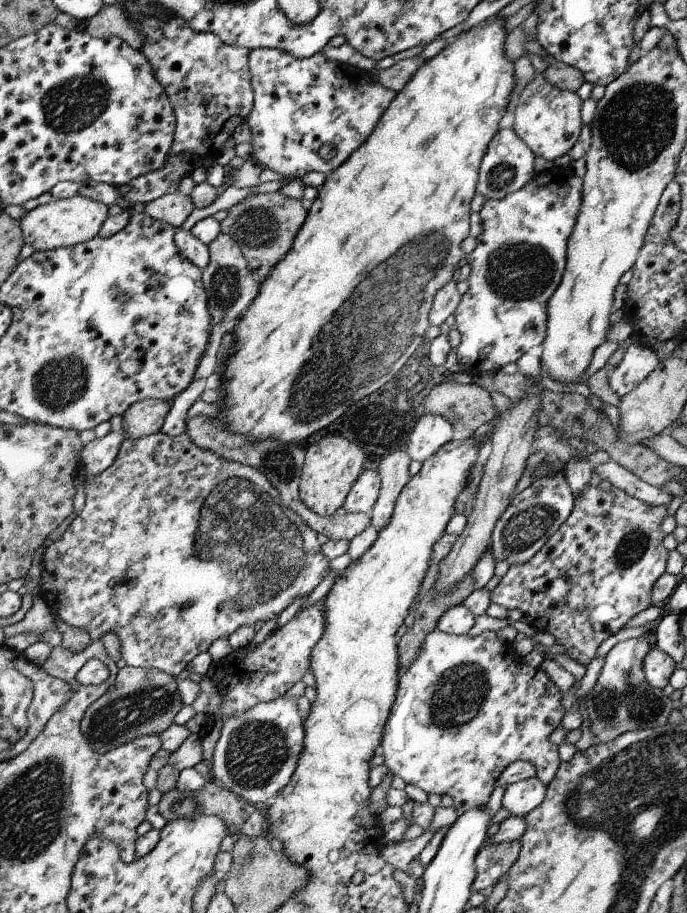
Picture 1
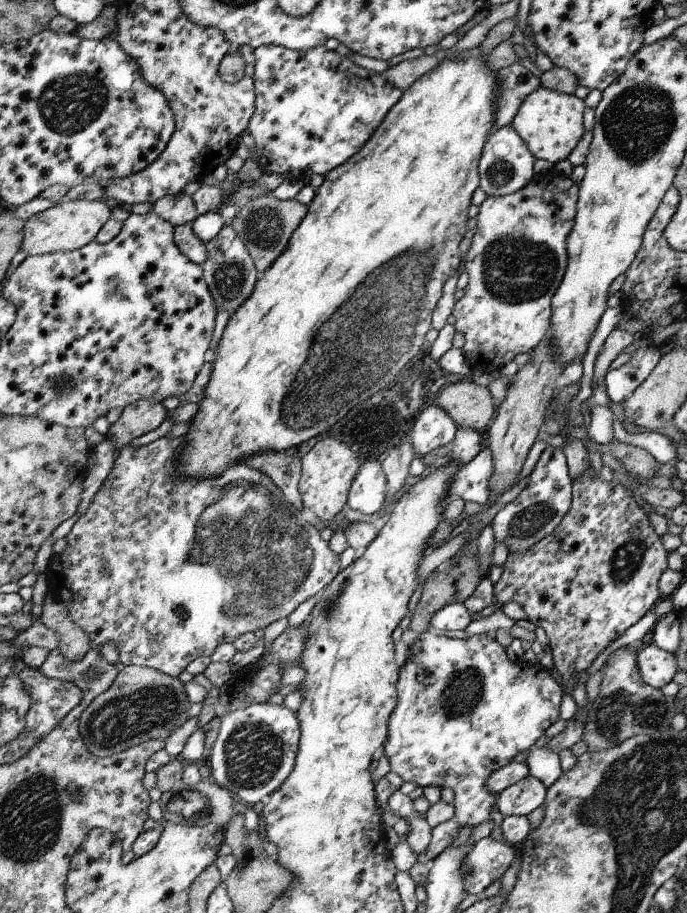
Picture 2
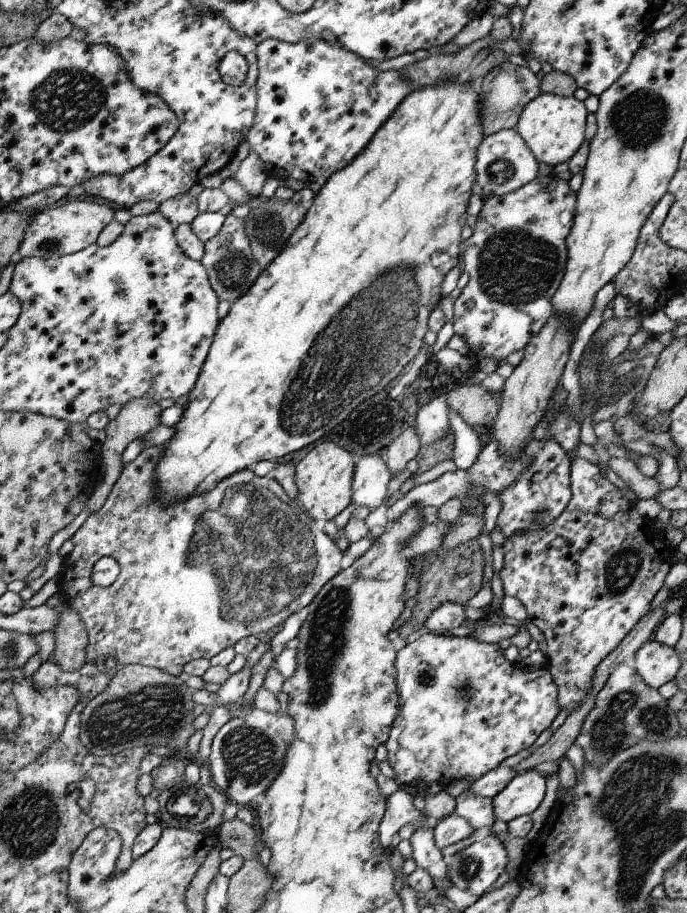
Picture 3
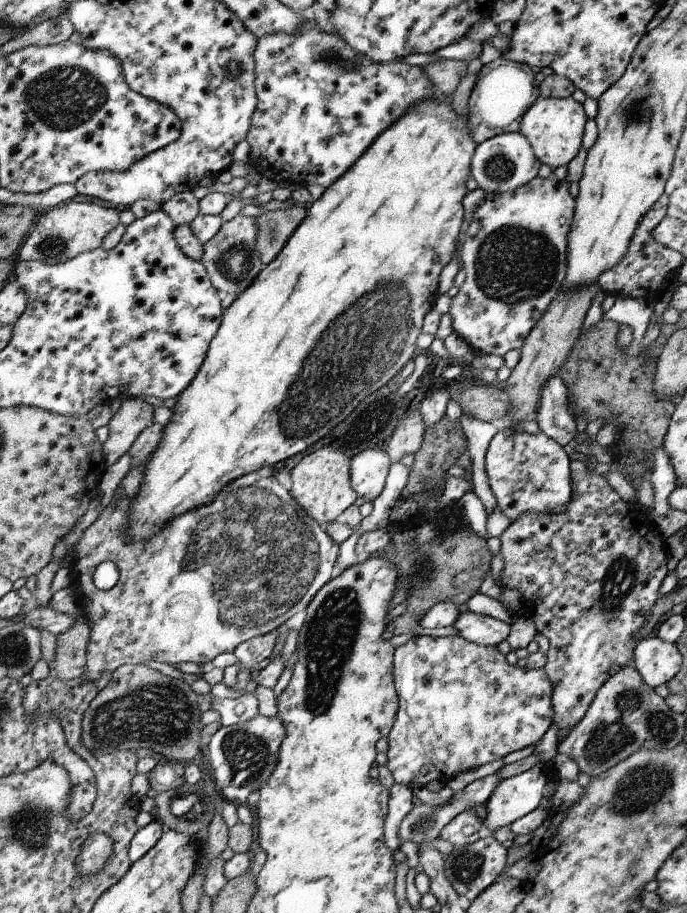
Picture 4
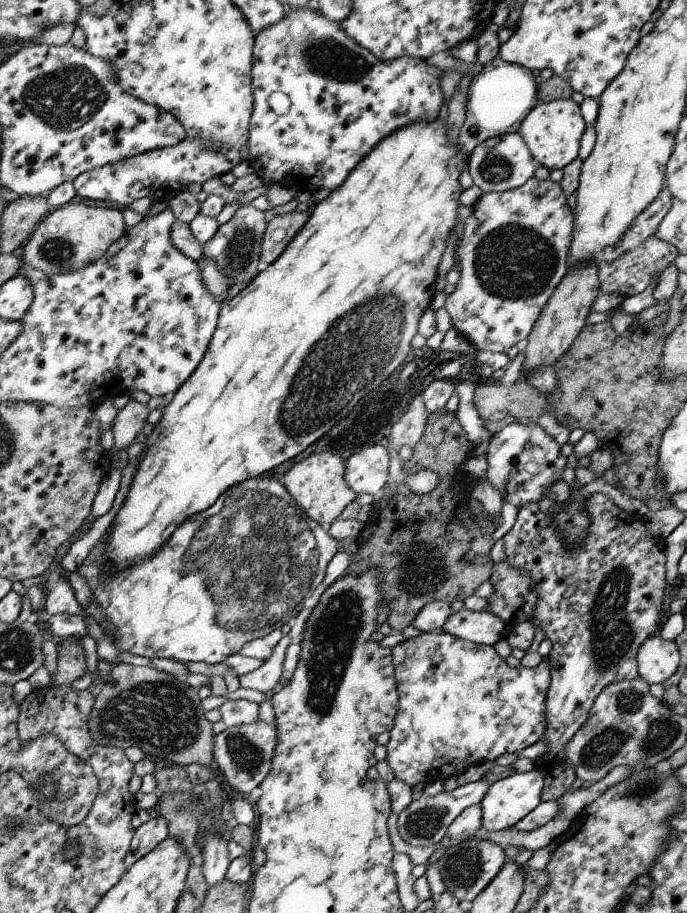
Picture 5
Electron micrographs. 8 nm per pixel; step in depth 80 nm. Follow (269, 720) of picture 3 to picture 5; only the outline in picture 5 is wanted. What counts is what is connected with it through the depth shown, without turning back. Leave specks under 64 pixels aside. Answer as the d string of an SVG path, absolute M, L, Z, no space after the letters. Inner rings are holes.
M260 720L252 724L227 727L218 734L214 749L214 762L218 764L227 784L235 791L248 794L259 786L271 771L271 760L277 745L277 730L274 725Z

